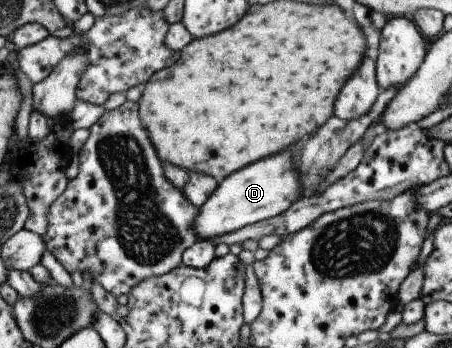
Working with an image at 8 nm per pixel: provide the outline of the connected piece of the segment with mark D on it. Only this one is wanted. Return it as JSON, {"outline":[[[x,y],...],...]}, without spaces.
{"outline":[[[283,150],[225,176],[225,179],[217,184],[217,188],[207,196],[207,200],[197,207],[193,232],[197,234],[198,239],[211,241],[217,236],[273,218],[300,198],[301,184],[291,166],[291,152]]]}

